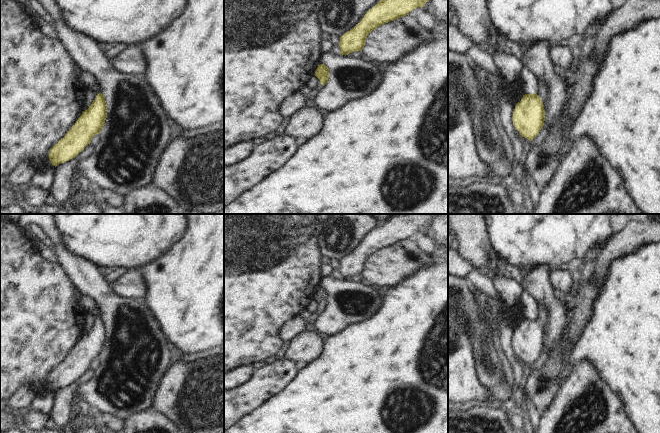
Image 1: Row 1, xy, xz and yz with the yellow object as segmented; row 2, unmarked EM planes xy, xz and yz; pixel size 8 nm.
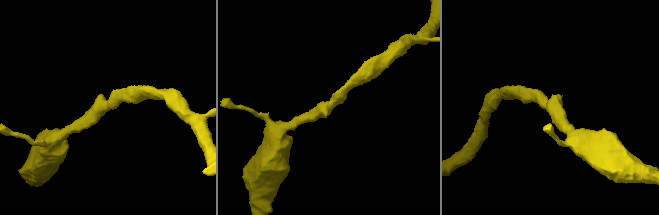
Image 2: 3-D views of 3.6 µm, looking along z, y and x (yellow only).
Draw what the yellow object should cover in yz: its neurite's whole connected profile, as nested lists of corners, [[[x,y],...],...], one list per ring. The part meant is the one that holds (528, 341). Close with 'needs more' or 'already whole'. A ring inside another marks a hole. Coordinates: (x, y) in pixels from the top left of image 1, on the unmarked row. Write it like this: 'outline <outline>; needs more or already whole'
outline [[[538,302],[539,313],[536,317],[525,318],[513,335],[513,348],[522,361],[532,365],[544,350],[545,333],[549,308],[543,302]]]; needs more

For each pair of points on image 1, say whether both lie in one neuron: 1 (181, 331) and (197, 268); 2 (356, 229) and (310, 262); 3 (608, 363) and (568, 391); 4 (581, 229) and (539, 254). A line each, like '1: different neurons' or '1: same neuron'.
1: same neuron
2: different neurons
3: different neurons
4: same neuron

